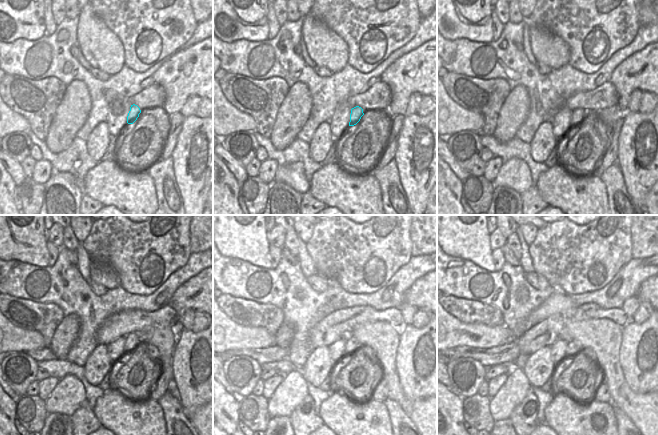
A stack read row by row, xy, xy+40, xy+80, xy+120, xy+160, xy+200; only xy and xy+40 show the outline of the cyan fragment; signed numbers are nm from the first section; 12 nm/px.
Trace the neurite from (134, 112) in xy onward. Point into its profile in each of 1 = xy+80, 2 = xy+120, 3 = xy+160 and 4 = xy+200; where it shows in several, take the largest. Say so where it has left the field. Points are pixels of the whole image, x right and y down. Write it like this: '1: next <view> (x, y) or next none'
1: next xy+80 (579, 116)
2: next xy+120 (131, 339)
3: next xy+160 (352, 343)
4: next xy+200 (572, 349)

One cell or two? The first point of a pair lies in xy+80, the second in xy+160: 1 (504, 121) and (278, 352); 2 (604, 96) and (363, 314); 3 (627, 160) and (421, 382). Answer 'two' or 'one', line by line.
1: two
2: one
3: one

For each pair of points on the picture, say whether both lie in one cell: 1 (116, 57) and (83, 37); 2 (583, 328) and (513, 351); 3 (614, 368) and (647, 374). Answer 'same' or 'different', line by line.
1: same
2: different
3: different

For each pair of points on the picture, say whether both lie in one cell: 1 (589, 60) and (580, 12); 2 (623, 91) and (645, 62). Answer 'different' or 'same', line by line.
1: same
2: same

